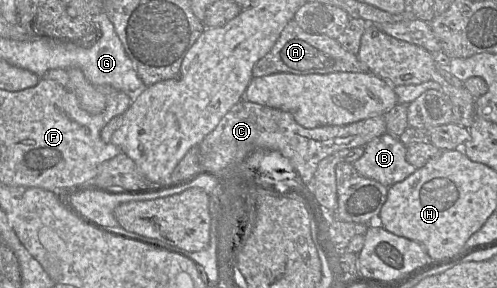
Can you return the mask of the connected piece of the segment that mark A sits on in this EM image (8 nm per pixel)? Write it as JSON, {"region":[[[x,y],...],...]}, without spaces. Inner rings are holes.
{"region":[[[292,19],[282,30],[271,50],[259,59],[252,69],[254,78],[275,73],[296,75],[329,74],[333,72],[366,73],[369,69],[356,54],[345,50],[336,39],[323,34],[309,34]]]}

